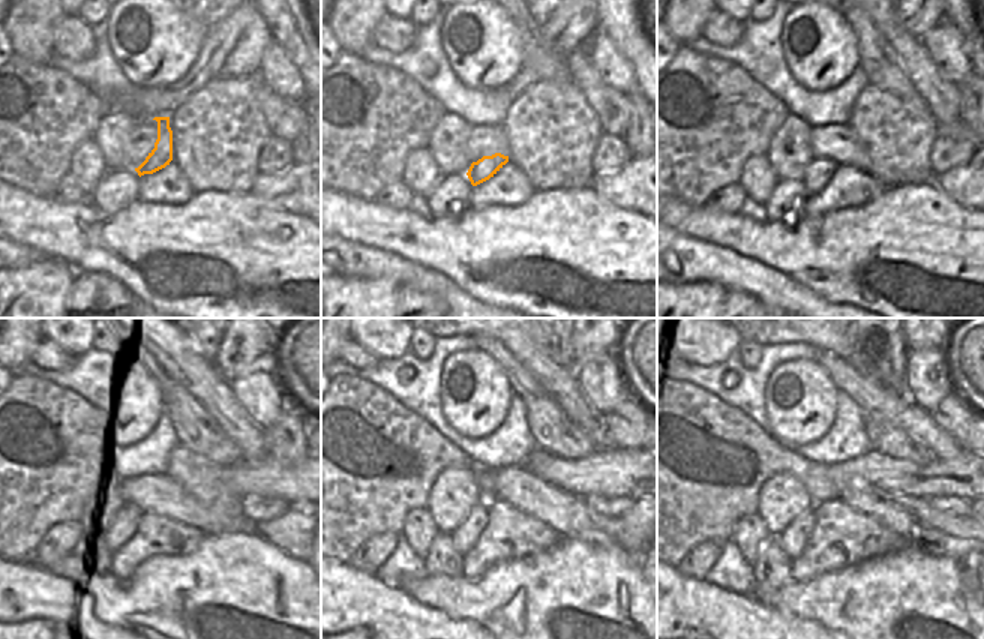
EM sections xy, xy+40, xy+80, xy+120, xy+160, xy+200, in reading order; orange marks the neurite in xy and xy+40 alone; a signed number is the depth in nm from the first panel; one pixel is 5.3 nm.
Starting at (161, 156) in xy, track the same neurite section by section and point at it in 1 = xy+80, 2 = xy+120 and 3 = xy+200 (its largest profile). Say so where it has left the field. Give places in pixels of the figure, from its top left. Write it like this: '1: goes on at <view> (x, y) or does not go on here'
1: goes on at xy+80 (818, 173)
2: goes on at xy+120 (138, 521)
3: goes on at xy+200 (795, 542)

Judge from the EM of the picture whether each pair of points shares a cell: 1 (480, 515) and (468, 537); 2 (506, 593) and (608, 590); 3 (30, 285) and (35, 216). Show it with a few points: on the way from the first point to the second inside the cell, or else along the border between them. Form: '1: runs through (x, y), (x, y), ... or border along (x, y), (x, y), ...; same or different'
1: runs through (476, 521), (468, 531); same
2: runs through (531, 590), (582, 590); same
3: border along (47, 257), (65, 261), (77, 272); different

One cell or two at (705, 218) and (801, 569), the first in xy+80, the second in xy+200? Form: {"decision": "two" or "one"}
{"decision": "two"}

